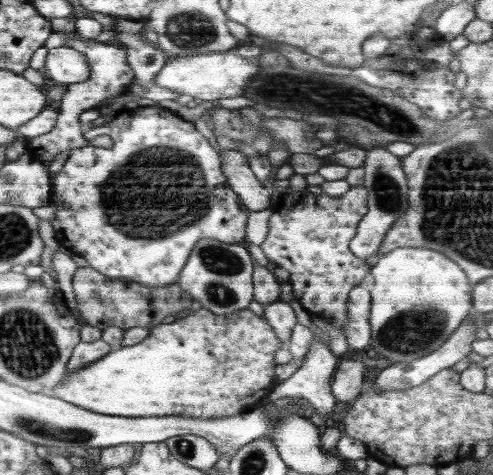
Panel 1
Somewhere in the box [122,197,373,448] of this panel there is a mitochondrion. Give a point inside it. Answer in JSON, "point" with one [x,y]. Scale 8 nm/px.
{"point":[225,263]}

